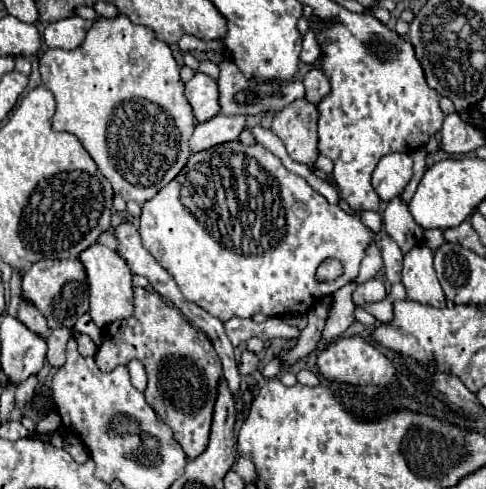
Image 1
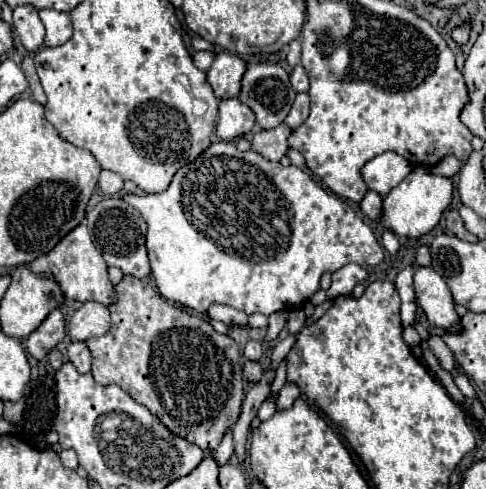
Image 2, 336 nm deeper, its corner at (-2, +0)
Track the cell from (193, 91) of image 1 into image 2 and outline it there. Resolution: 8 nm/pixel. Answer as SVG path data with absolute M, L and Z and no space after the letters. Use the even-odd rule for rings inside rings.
M218 52L212 68L208 70L208 82L218 98L234 98L240 94L246 62L230 52Z

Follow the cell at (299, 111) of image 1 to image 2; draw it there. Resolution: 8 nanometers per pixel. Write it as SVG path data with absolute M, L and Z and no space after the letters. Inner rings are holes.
M284 124L276 126L272 130L260 130L252 138L252 150L262 154L268 160L278 162L290 148L288 136L290 136L290 128L286 128Z

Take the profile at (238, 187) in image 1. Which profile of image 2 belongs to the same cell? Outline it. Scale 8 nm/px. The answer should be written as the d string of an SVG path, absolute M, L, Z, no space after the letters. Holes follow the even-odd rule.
M214 142L202 156L198 156L194 162L186 164L184 168L180 168L170 186L160 192L160 194L126 194L122 196L124 202L128 202L130 206L134 206L142 218L148 224L148 234L146 234L146 250L148 250L148 258L150 258L150 268L152 268L152 278L156 282L156 290L168 300L168 302L176 302L182 304L186 308L192 308L194 312L206 314L206 308L210 308L212 302L216 304L230 304L232 308L238 308L246 314L254 314L254 312L262 312L266 316L270 316L272 312L278 310L294 310L300 308L306 300L310 300L310 296L320 290L320 276L328 270L328 272L336 272L338 268L354 262L360 266L376 266L382 262L384 258L384 248L378 244L376 234L372 232L372 228L356 216L356 212L350 208L350 204L346 200L342 200L340 196L324 190L318 182L314 182L314 178L304 172L302 168L296 166L288 166L284 168L280 162L272 162L266 160L264 156L258 156L258 152L248 150L248 152L240 152L236 148L234 142Z

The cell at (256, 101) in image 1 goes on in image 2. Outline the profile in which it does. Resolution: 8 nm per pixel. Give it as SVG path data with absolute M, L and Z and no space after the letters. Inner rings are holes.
M252 64L252 66L248 66L244 80L242 80L240 100L254 110L258 126L262 126L264 130L270 130L270 128L276 128L278 124L282 124L286 114L292 108L294 98L296 98L296 92L290 84L288 72L282 66L278 66L278 64Z

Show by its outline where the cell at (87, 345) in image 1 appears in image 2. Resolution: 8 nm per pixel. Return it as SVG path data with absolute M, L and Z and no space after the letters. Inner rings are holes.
M72 342L68 348L68 358L80 374L90 372L90 350L86 348L84 342Z

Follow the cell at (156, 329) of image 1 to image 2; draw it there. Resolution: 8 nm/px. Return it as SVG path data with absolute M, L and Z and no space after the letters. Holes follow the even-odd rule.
M124 276L114 286L114 292L116 302L110 304L110 330L100 338L88 338L84 342L92 352L94 380L102 386L120 386L136 402L146 406L170 432L200 446L204 452L212 452L240 416L244 390L238 344L228 334L218 334L202 316L166 302L146 280Z

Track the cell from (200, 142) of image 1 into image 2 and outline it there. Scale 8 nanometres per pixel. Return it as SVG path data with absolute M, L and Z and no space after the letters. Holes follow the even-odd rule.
M228 98L220 102L218 112L218 124L216 124L216 136L220 140L232 140L236 136L242 136L250 132L256 124L254 112L240 102L240 98Z

